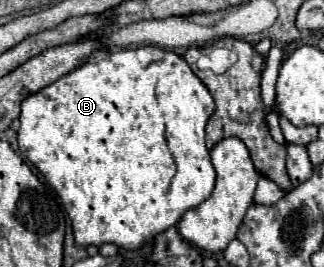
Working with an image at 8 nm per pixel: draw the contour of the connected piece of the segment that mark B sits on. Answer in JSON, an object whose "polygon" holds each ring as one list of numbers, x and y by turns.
{"polygon":[[146,45,140,49,124,49,124,51,110,53,102,61,88,61,88,63,76,67,74,71,70,71,68,75,60,77,58,81,50,83,48,87,26,95,26,99,22,101,20,117,18,117,20,119,18,145,20,145,20,151,28,157,28,161,38,167,38,171,46,177,46,181,56,189,58,197,62,199,62,205,72,221,74,239,76,239,78,247,90,247,90,245,100,247,104,243,112,243,120,249,136,251,142,245,150,243,154,239,154,235,174,227,188,209,194,209,196,205,200,205,202,201,206,201,210,197,210,193,214,189,216,171,212,167,210,153,206,147,204,127,212,113,214,113,214,99,208,93,208,89,204,87,204,83,188,67,188,63,172,51,166,51,166,49,160,49,154,45]]}

